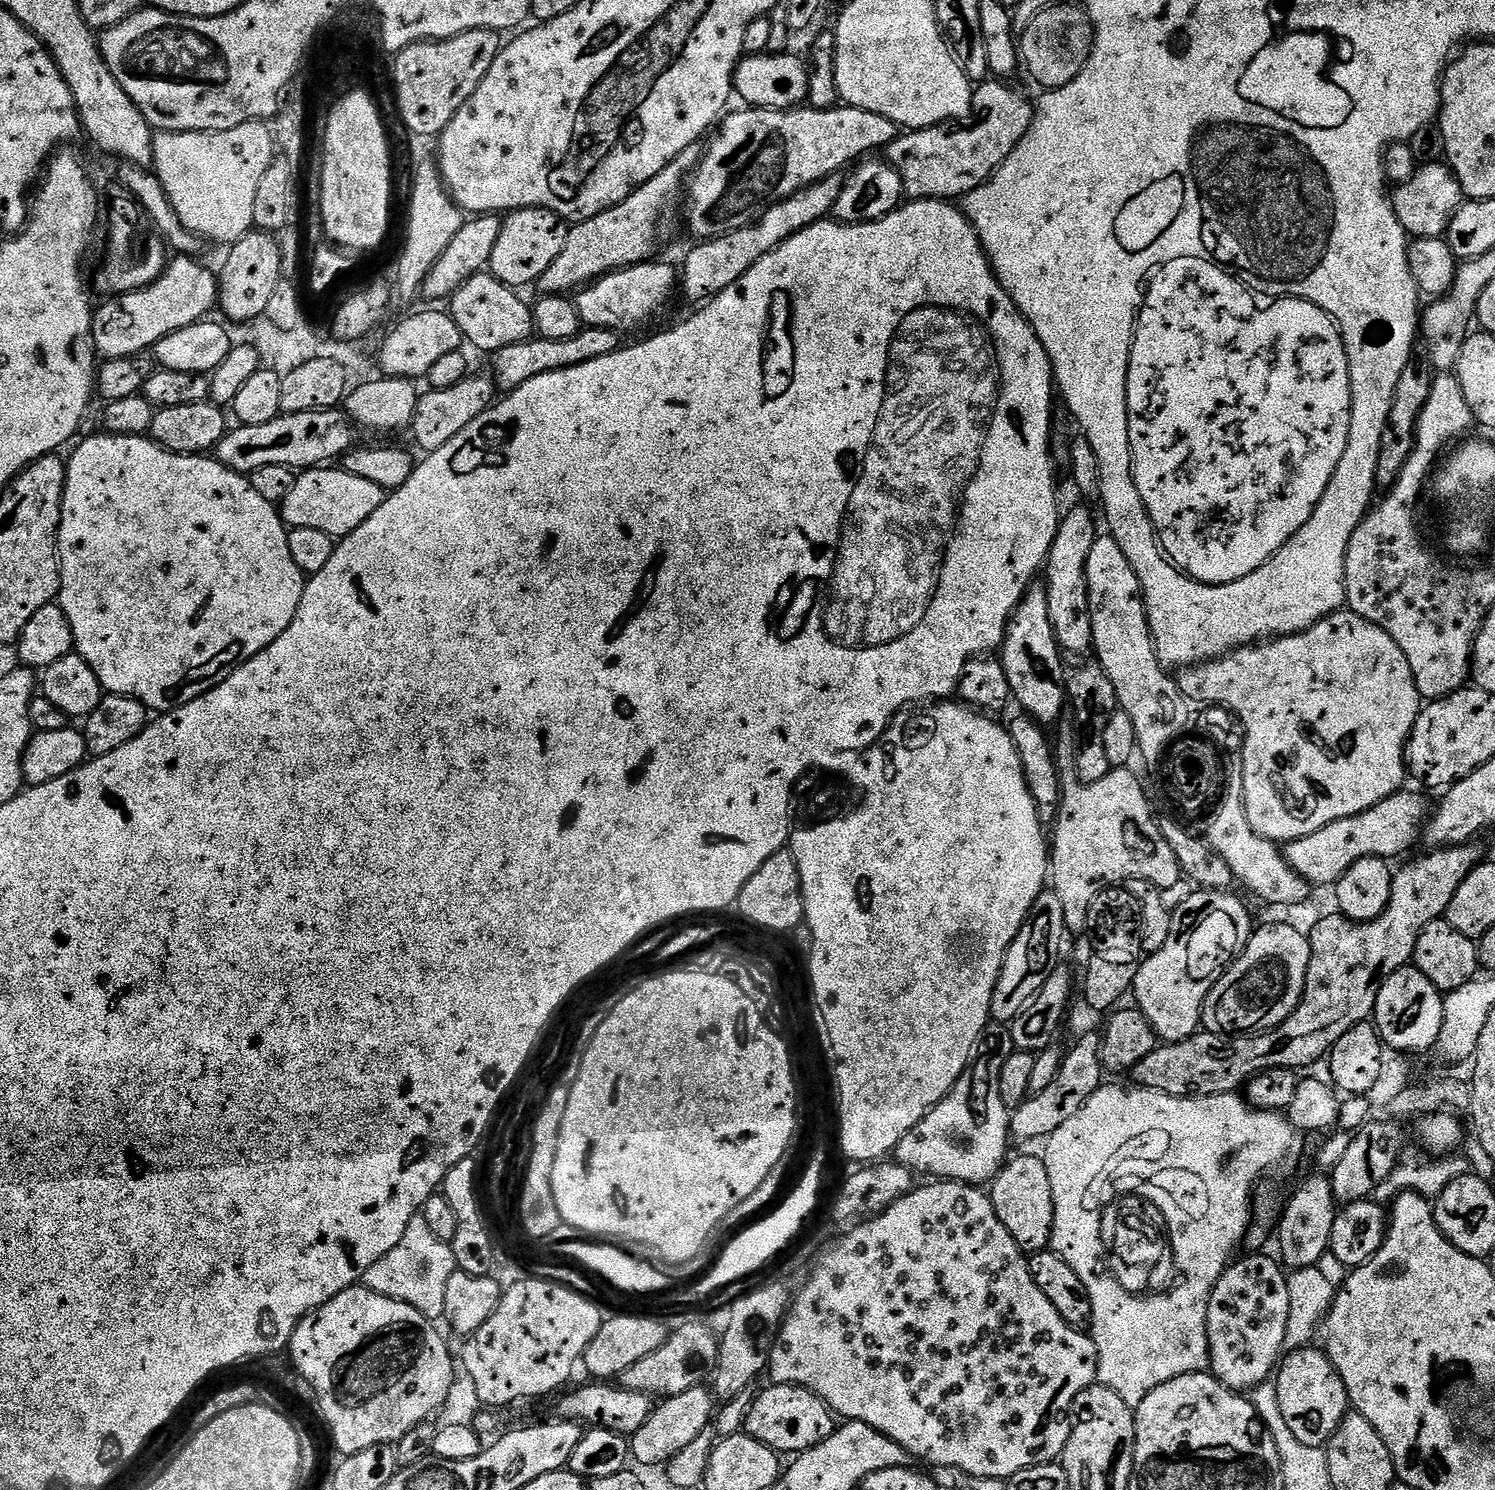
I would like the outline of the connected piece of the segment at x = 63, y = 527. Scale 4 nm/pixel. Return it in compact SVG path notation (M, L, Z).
M99 434L84 440L66 460L66 482L60 507L60 526L56 530L56 551L60 553L60 595L58 603L74 634L74 652L94 670L101 689L114 696L141 700L153 713L163 714L202 694L214 690L238 666L266 650L294 622L302 602L306 574L294 562L288 541L289 529L277 505L266 502L245 473L235 472L208 454L183 456L168 452L147 435L114 436Z

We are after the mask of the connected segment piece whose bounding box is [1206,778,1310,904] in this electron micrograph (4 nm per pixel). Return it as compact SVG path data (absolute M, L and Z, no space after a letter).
M1232 778L1225 779L1224 787L1219 793L1220 801L1216 809L1207 817L1208 833L1206 839L1217 856L1221 856L1230 866L1237 881L1248 880L1248 888L1260 900L1268 904L1300 904L1307 898L1310 885L1286 862L1283 851L1277 841L1262 838L1248 824L1244 813L1244 801L1238 795L1238 784Z

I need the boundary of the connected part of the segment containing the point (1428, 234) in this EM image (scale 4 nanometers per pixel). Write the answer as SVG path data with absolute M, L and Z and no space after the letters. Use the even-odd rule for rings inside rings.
M1437 162L1419 165L1410 182L1395 185L1391 189L1390 199L1394 214L1398 214L1398 222L1402 222L1405 232L1409 237L1421 240L1443 237L1466 197L1452 169L1447 163Z

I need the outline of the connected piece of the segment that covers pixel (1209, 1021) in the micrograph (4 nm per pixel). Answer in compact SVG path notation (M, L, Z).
M1264 924L1253 931L1251 938L1248 940L1244 951L1232 961L1232 965L1225 968L1222 978L1218 983L1213 984L1210 994L1204 1003L1204 1018L1202 1021L1203 1027L1209 1032L1218 1032L1225 1036L1235 1036L1237 1034L1255 1034L1257 1032L1269 1032L1271 1028L1276 1028L1282 1022L1286 1022L1286 1018L1290 1018L1290 1014L1298 1006L1298 1002L1304 993L1304 983L1306 982L1306 970L1310 966L1310 942L1305 933L1300 933L1292 924Z

